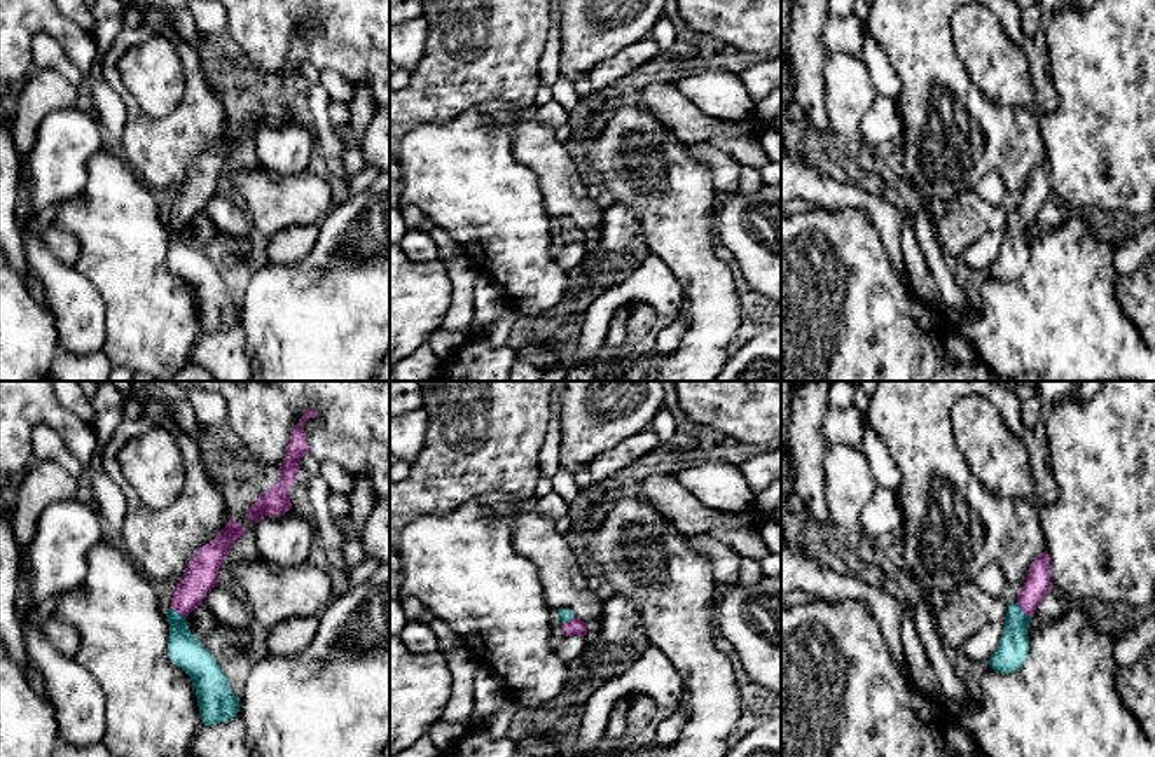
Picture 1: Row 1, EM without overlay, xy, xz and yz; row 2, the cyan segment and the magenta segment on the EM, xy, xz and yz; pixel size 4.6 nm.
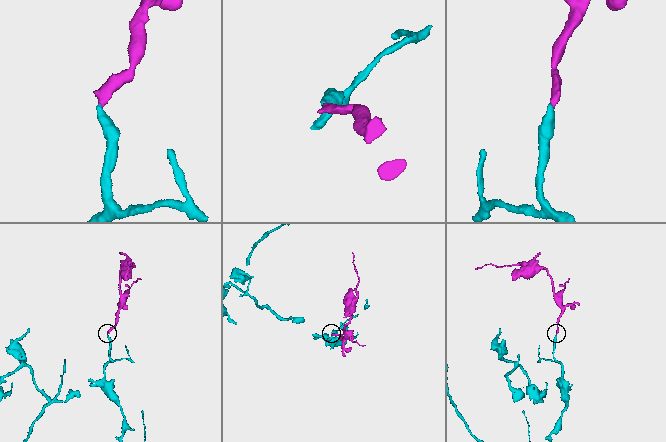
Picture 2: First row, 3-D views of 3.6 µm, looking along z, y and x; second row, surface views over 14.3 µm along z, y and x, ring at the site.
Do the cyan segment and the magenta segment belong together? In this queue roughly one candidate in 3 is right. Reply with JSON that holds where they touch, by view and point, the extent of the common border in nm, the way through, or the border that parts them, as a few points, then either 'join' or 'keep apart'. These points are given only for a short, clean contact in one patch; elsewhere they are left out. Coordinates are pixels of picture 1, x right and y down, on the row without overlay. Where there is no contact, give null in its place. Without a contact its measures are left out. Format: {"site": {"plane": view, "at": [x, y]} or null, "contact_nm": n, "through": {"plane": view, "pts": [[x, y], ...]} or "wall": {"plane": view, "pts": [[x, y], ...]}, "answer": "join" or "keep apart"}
{"site": {"plane": "yz", "at": [1021, 219]}, "contact_nm": 100, "through": {"plane": "yz", "pts": [[1014, 254], [1016, 231], [1021, 219], [1037, 193]]}, "answer": "join"}

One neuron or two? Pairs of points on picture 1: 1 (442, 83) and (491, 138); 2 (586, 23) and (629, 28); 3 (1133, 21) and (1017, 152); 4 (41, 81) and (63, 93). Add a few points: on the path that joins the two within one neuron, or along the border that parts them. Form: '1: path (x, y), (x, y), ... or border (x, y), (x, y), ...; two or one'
1: border (507, 100), (483, 100), (448, 121), (427, 121); two
2: path (596, 23), (619, 23); one
3: border (1044, 111), (1040, 116), (1040, 137), (1045, 159); two
4: path (46, 86), (58, 93); one

